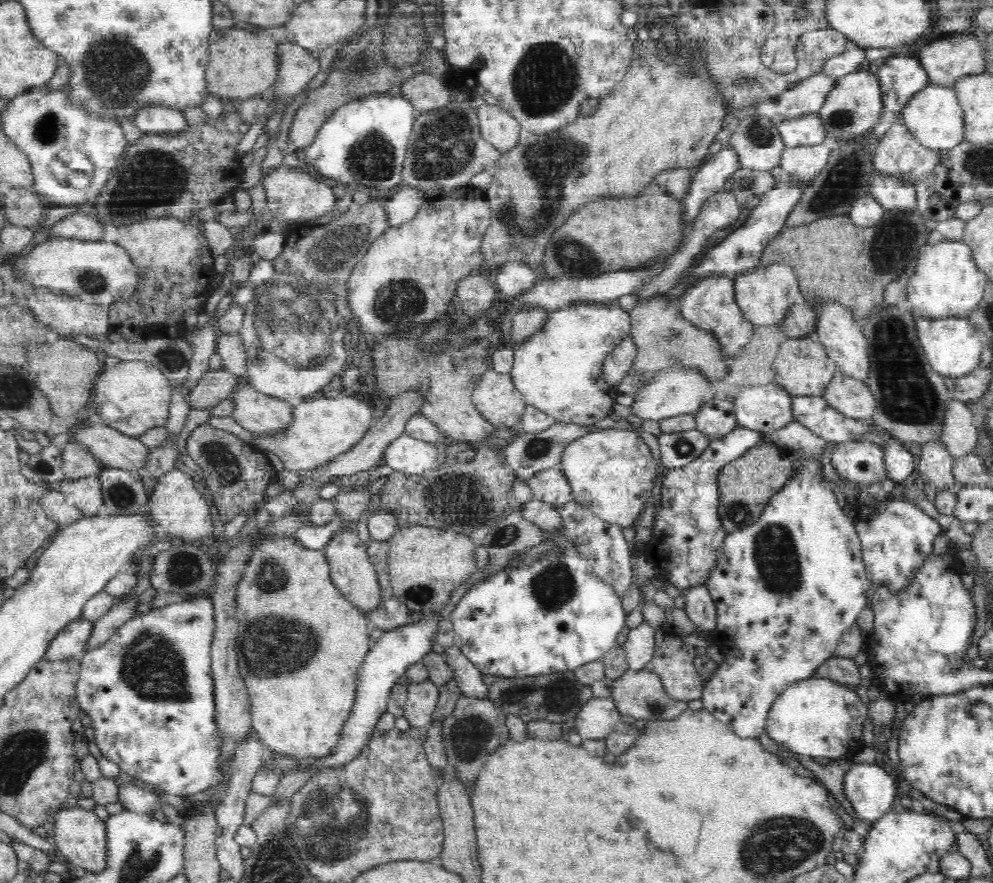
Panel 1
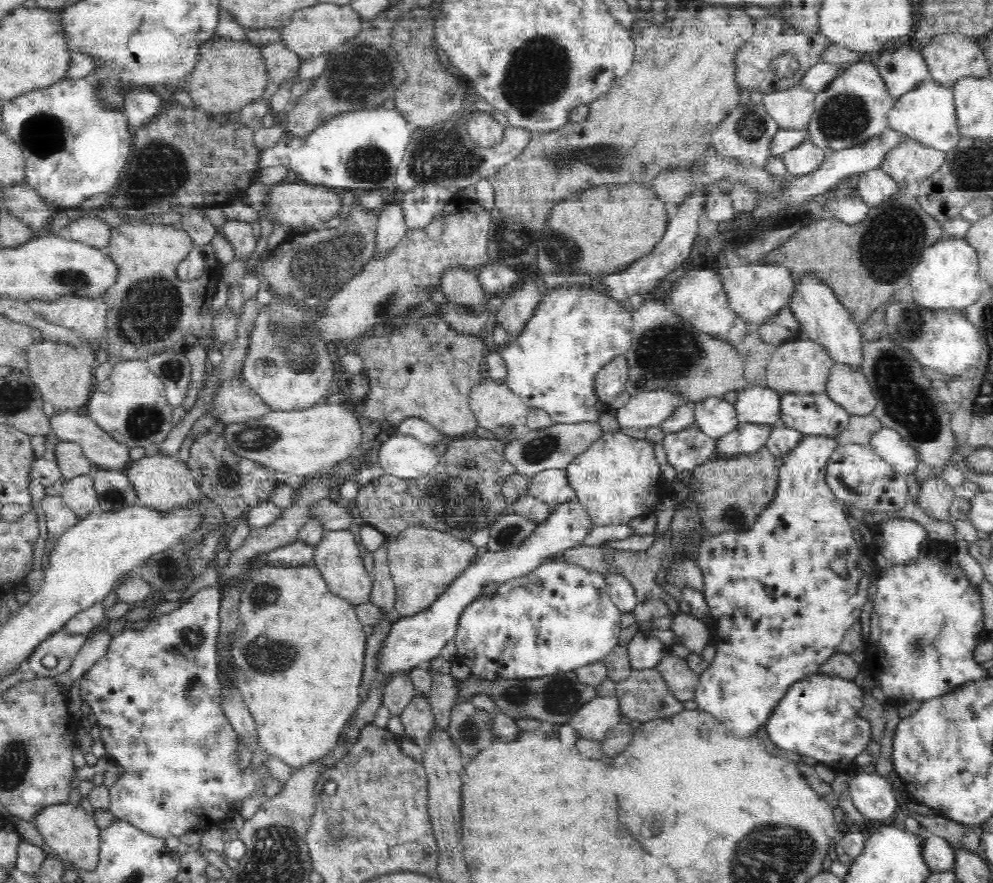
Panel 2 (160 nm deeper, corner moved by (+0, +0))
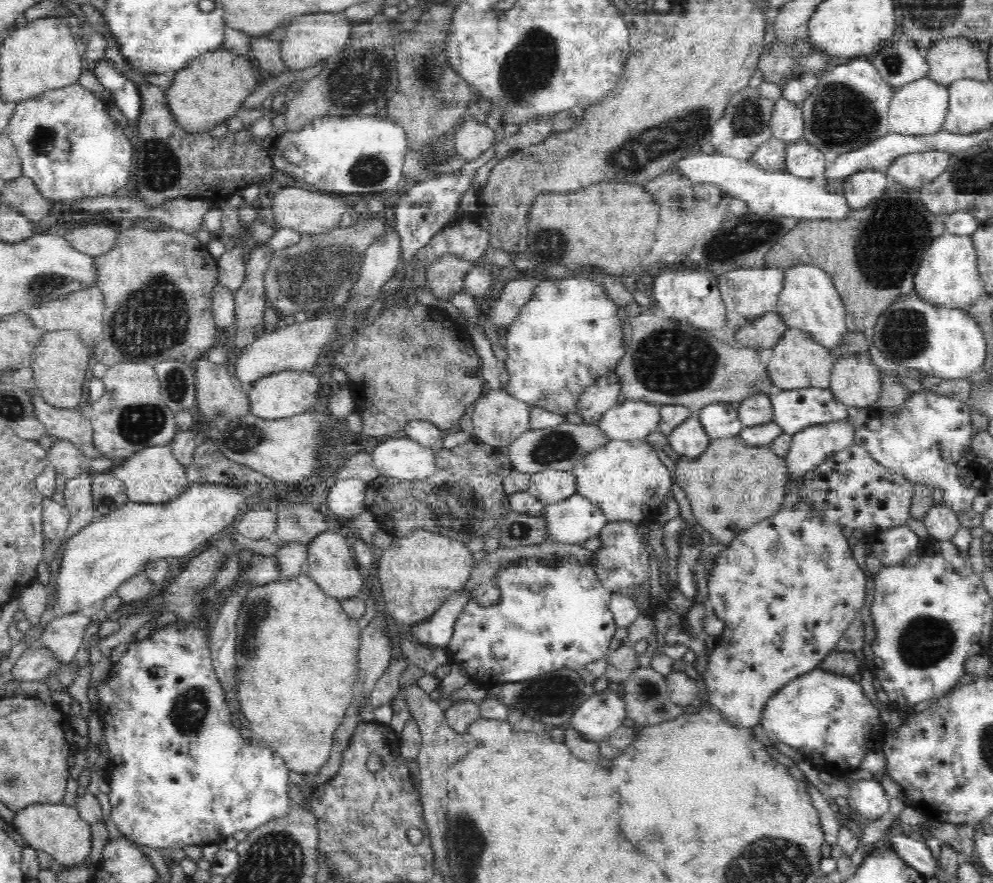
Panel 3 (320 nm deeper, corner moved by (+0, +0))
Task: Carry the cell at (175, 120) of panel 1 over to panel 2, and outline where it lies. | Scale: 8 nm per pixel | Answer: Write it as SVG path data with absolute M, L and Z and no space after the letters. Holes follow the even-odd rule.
M134 87L123 94L121 111L134 128L144 127L162 110L164 100L153 90Z

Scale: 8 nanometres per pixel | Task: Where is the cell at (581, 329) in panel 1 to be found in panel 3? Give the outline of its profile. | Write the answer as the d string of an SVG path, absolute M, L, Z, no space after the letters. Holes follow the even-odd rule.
M566 276L560 280L540 282L505 336L508 394L531 407L540 407L563 417L578 412L578 398L582 391L600 376L613 372L626 352L622 345L618 306L608 297L604 286L588 276Z

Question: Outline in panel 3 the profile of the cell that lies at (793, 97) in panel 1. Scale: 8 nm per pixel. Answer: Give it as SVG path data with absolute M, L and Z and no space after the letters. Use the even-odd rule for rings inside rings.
M782 97L774 102L769 126L773 138L789 145L802 141L804 136L804 119L800 102L788 102Z

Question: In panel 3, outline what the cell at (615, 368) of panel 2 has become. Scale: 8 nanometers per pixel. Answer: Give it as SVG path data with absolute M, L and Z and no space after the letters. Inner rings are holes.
M615 371L597 378L578 398L577 414L582 417L582 422L588 426L597 424L607 410L619 404L620 392Z

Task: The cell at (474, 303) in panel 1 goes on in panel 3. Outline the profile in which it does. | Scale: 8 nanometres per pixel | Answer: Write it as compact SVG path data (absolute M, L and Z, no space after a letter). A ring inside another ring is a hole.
M454 254L438 257L426 269L426 282L435 297L449 301L459 290L464 290L466 274L476 263L460 258Z

